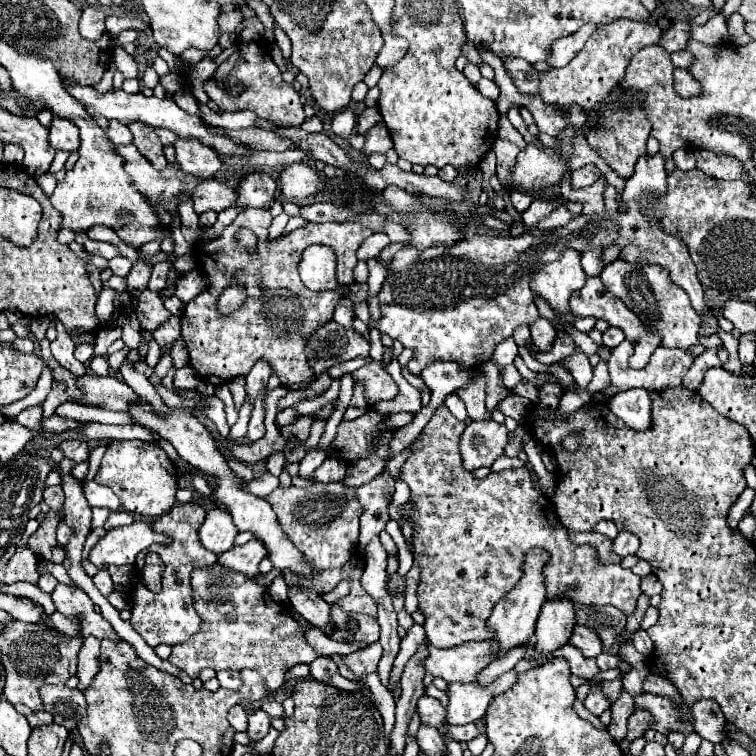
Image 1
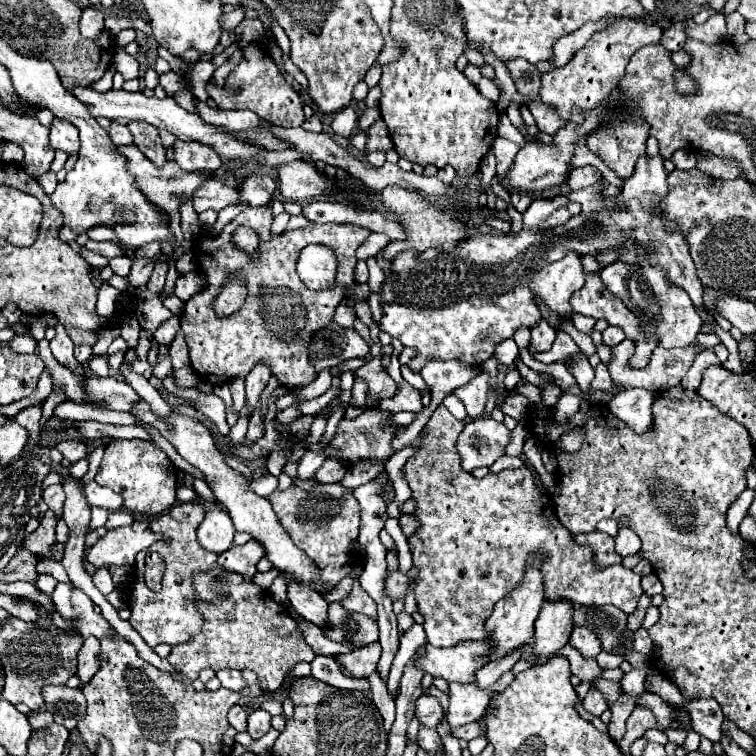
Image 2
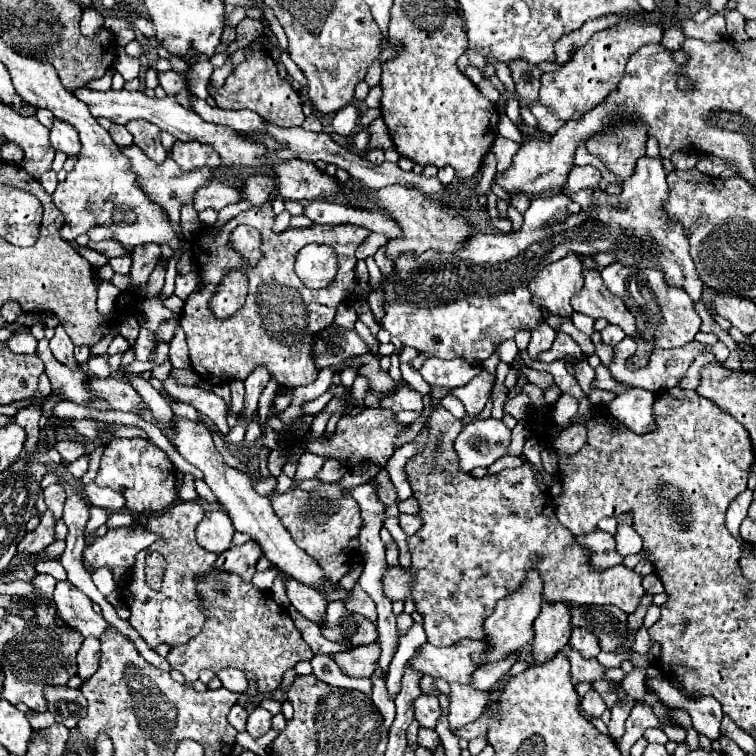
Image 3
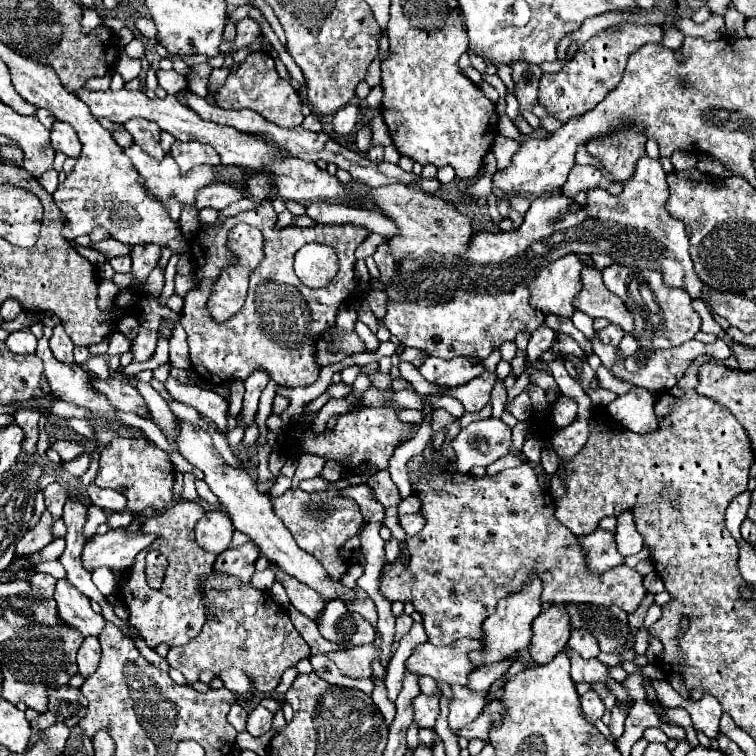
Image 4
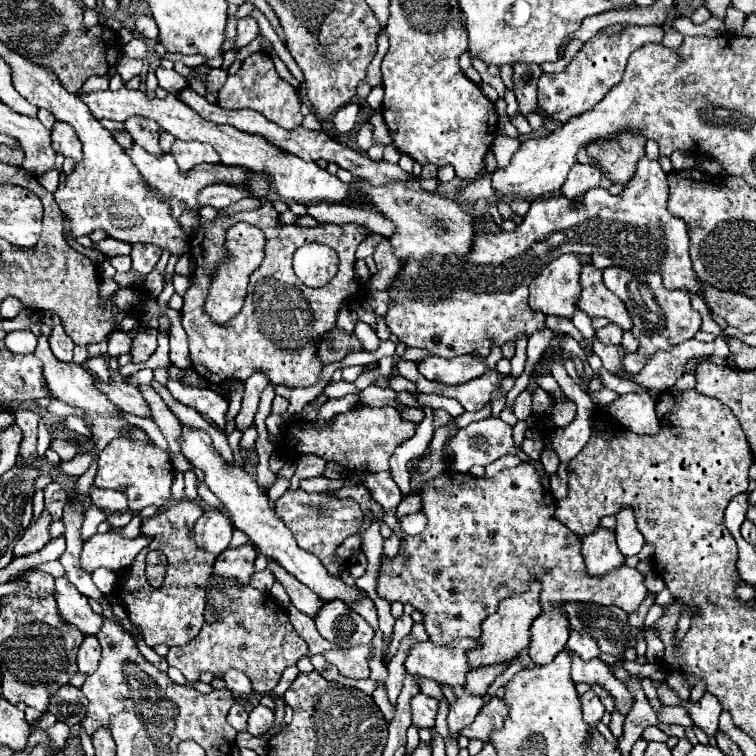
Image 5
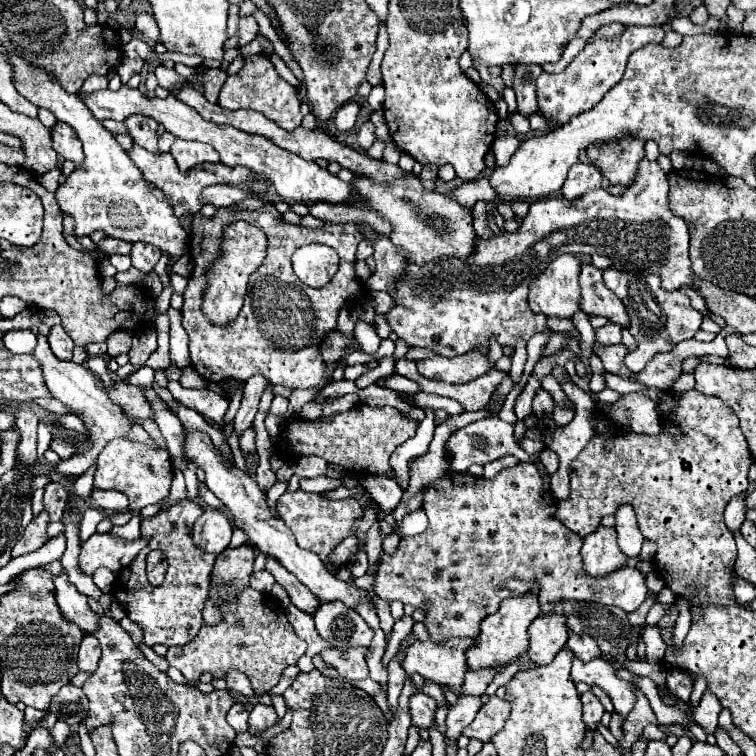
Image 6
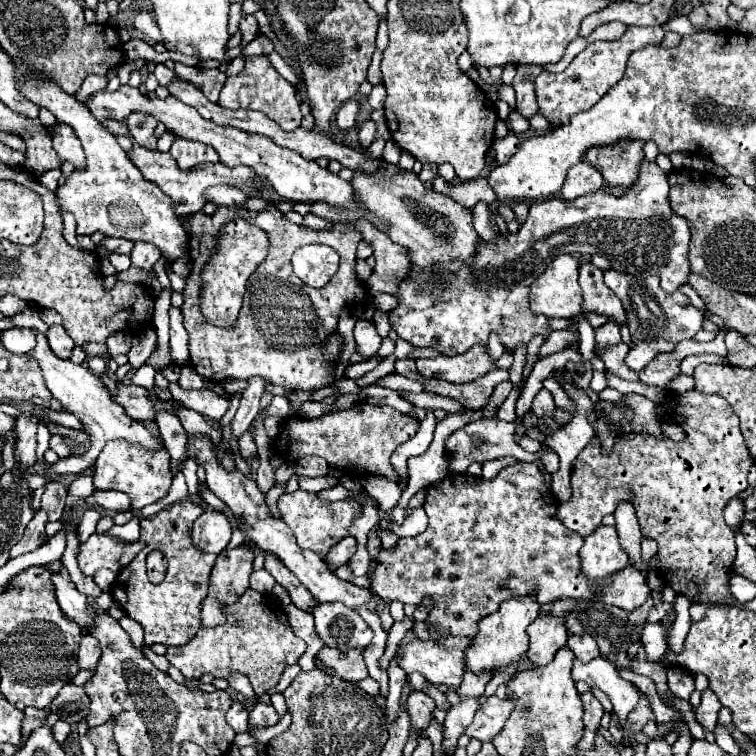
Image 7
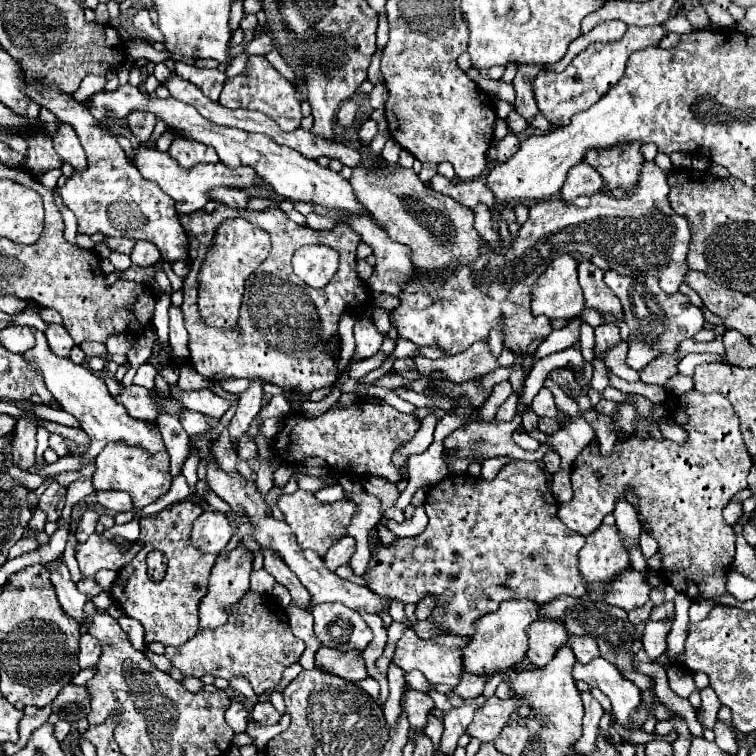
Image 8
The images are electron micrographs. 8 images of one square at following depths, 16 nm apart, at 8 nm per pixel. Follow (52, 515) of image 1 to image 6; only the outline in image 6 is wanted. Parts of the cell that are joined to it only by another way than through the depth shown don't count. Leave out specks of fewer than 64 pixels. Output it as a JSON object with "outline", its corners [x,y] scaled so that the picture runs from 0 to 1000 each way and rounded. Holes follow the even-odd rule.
{"outline":[[[56,675],[42,690],[40,696],[32,701],[32,709],[26,712],[26,717],[16,725],[16,738],[19,735],[29,735],[34,730],[45,730],[58,720],[58,712],[63,712],[61,706],[61,693],[63,693],[63,680]]]}

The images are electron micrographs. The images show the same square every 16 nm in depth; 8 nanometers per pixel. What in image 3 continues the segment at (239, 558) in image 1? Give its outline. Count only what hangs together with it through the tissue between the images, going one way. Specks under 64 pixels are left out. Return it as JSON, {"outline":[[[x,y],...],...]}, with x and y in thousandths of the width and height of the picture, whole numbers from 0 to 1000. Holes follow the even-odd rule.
{"outline":[[[331,714],[331,717],[320,720],[320,722],[310,722],[310,725],[302,725],[299,730],[294,730],[288,735],[288,741],[286,741],[286,751],[291,757],[312,759],[320,767],[331,770],[331,765],[339,757],[336,749],[339,749],[339,743],[341,743],[344,735],[347,735],[344,722]]]}

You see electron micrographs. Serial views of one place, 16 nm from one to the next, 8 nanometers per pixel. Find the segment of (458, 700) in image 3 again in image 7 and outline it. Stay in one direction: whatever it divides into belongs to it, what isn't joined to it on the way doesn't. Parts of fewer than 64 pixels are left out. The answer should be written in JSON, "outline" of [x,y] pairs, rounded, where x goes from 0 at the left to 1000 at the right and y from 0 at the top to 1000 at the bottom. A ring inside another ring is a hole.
{"outline":[[[614,923],[608,934],[601,934],[598,939],[593,939],[590,952],[587,952],[587,979],[585,979],[587,997],[593,997],[595,992],[603,989],[603,979],[614,971],[616,960],[624,955],[630,939],[632,939],[630,923]]]}

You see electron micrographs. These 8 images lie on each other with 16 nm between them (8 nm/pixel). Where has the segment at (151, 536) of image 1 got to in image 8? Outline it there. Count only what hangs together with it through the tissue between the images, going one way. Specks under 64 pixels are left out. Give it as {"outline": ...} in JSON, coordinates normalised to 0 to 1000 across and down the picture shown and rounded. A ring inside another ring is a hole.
{"outline":[[[122,706],[116,717],[101,722],[101,741],[106,746],[108,765],[124,765],[127,757],[135,751],[159,754],[180,735],[183,728],[185,720],[177,720],[169,730],[161,730],[148,712],[135,712],[130,706]]]}

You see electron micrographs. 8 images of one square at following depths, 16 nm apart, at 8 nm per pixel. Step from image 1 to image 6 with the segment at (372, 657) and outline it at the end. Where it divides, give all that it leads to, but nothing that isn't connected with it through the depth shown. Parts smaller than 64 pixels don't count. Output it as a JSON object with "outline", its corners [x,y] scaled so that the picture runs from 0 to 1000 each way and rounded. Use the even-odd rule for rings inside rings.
{"outline":[[[431,857],[423,862],[423,870],[447,886],[450,897],[458,899],[479,899],[487,897],[487,881],[484,881],[484,857],[460,857],[460,860],[447,860],[447,857]]]}

